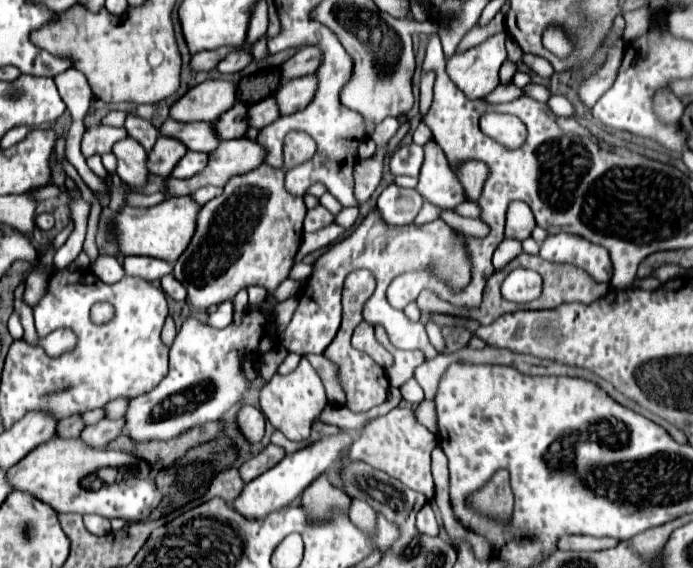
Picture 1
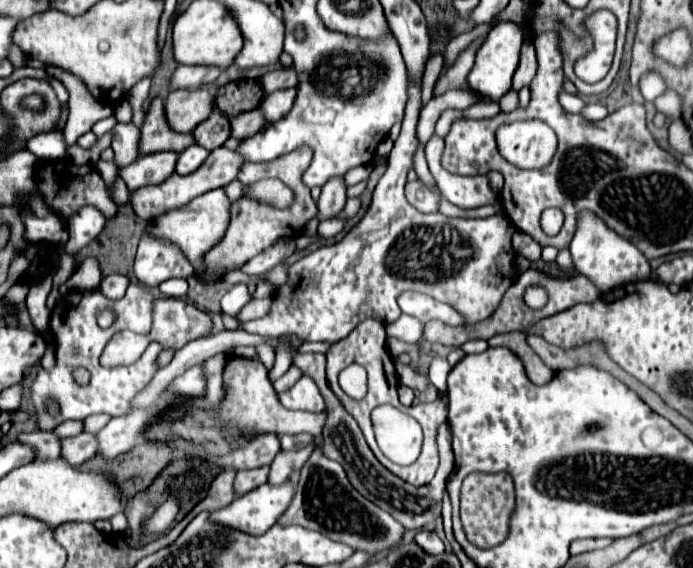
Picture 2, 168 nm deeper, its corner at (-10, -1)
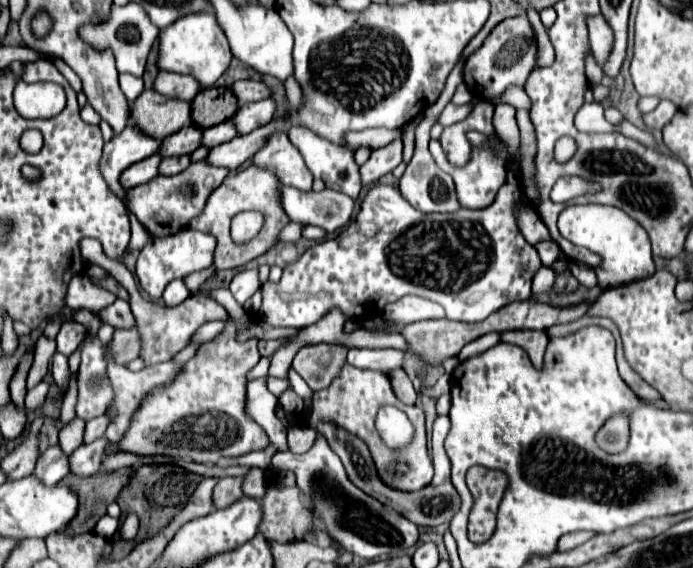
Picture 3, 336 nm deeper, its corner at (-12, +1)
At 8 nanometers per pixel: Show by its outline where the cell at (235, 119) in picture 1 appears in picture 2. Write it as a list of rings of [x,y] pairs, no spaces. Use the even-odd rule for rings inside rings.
[[[214,111],[206,123],[200,123],[194,129],[196,143],[202,145],[204,149],[212,151],[216,147],[222,147],[226,139],[230,139],[230,117],[222,115],[222,111]]]

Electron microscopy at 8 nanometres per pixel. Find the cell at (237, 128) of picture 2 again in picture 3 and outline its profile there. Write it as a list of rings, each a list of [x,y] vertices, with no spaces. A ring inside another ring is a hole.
[[[224,121],[220,125],[214,125],[214,127],[208,127],[204,129],[204,137],[202,137],[202,145],[204,147],[216,147],[220,143],[226,143],[230,141],[232,137],[236,137],[236,129],[230,121]]]

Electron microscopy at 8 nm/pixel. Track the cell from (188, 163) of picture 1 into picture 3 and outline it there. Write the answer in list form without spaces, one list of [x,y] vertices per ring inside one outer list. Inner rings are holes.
[[[190,155],[168,157],[160,163],[160,175],[176,175],[176,173],[184,171],[188,165],[190,165]]]

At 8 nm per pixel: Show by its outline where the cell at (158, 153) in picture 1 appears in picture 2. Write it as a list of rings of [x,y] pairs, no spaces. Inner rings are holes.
[[[164,151],[164,153],[150,153],[140,157],[130,167],[118,169],[118,177],[126,183],[130,191],[136,191],[146,185],[158,185],[174,173],[178,161],[178,153]]]

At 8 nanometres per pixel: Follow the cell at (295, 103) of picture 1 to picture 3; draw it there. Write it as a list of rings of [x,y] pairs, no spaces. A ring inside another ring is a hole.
[[[272,99],[246,103],[246,105],[240,105],[240,109],[236,109],[236,117],[232,117],[232,123],[236,125],[238,135],[246,135],[246,133],[270,123],[272,113],[274,113]]]

